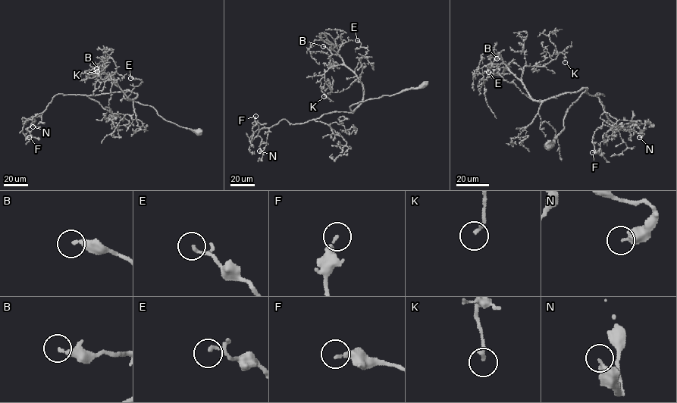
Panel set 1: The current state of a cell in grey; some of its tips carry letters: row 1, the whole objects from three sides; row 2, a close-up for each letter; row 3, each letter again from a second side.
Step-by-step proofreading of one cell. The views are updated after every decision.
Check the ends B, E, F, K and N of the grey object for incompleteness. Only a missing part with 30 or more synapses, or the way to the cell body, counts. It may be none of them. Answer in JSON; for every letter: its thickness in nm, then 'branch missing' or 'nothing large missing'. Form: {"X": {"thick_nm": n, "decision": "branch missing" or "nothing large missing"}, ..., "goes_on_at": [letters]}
{"B": {"thick_nm": 280, "decision": "nothing large missing"}, "E": {"thick_nm": 100, "decision": "nothing large missing"}, "F": {"thick_nm": 260, "decision": "nothing large missing"}, "K": {"thick_nm": 170, "decision": "nothing large missing"}, "N": {"thick_nm": 360, "decision": "nothing large missing"}, "goes_on_at": []}

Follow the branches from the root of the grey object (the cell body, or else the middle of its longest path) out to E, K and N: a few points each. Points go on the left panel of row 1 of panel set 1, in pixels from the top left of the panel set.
E: (197, 132), (126, 100), (123, 94), (136, 93), (134, 98), (128, 96), (142, 82), (130, 78)
K: (197, 132), (126, 100), (127, 90), (137, 94), (130, 99), (95, 73), (98, 64), (97, 71)
N: (197, 132), (165, 120), (152, 106), (126, 100), (127, 90), (56, 95), (31, 117), (32, 126)

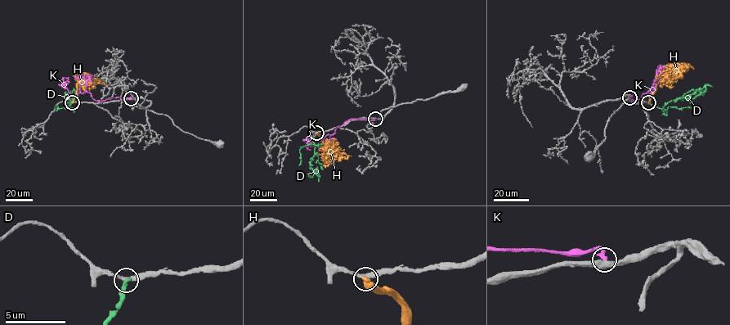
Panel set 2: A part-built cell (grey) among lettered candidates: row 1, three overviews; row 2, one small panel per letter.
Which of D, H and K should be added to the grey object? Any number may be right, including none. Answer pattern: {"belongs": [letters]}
{"belongs": []}

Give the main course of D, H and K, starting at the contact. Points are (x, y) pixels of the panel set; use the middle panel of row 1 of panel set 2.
D: (315, 133), (314, 155), (310, 167), (319, 177), (317, 166)
H: (315, 133), (325, 147), (333, 155), (339, 154), (345, 158), (351, 155)
K: (375, 119), (351, 119), (338, 127), (331, 135), (324, 137), (315, 133), (308, 141), (307, 148), (311, 150)

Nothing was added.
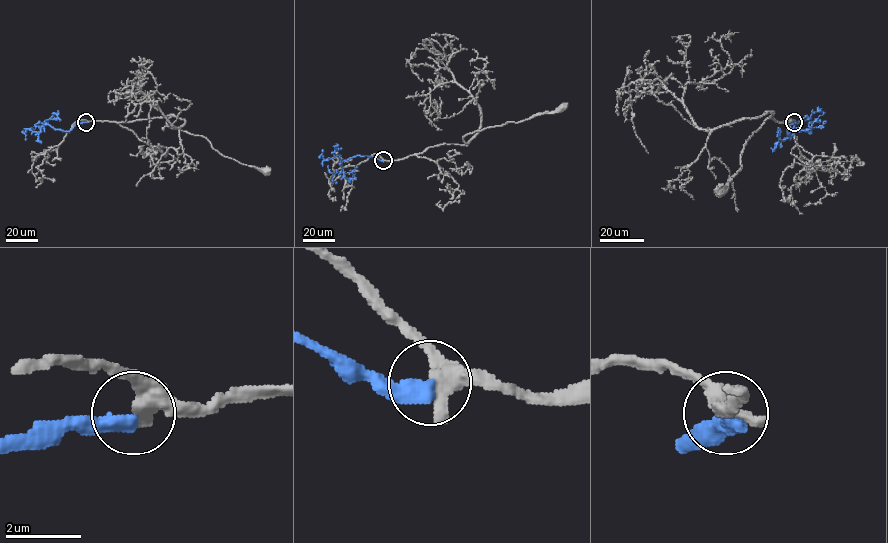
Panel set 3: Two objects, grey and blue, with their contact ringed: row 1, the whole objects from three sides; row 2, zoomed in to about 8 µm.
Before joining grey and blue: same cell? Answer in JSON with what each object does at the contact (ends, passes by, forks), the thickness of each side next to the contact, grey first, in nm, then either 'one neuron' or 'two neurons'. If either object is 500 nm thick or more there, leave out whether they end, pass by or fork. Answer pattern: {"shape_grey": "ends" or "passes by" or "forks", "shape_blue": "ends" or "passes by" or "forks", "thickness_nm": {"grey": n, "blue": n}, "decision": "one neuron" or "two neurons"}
{"shape_grey": "passes by", "shape_blue": "ends", "thickness_nm": {"grey": 440, "blue": 420}, "decision": "two neurons"}

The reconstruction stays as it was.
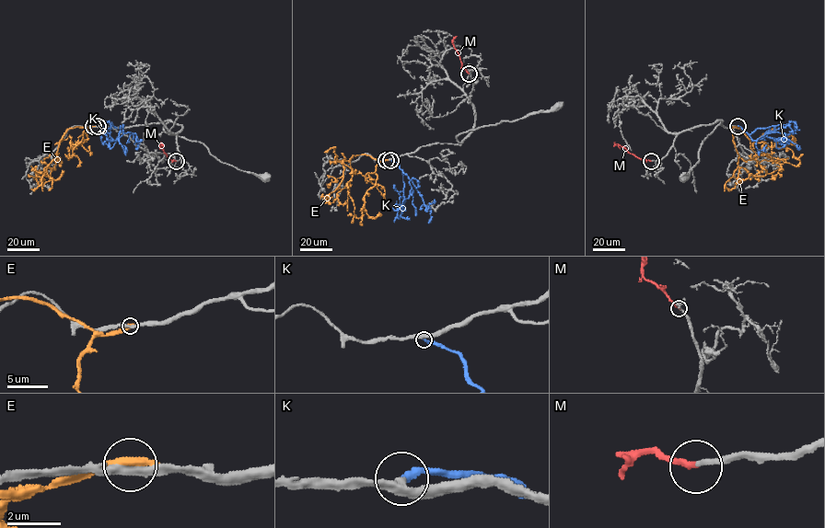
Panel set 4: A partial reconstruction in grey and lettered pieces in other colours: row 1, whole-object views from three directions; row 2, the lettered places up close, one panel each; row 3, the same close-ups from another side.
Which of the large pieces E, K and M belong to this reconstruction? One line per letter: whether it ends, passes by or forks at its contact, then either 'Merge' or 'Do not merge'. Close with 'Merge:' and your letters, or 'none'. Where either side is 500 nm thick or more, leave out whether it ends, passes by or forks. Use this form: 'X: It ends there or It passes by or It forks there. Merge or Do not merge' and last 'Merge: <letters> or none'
E: It ends there. Do not merge
K: It ends there. Merge
M: It ends there. Merge
Merge: K, M

